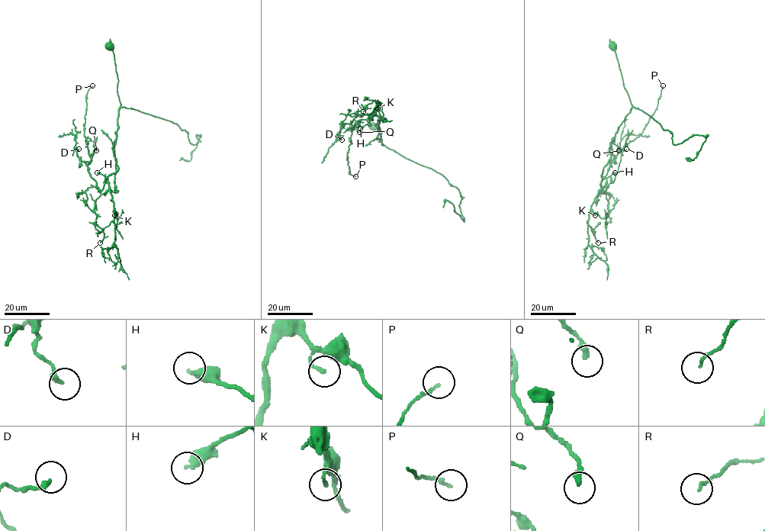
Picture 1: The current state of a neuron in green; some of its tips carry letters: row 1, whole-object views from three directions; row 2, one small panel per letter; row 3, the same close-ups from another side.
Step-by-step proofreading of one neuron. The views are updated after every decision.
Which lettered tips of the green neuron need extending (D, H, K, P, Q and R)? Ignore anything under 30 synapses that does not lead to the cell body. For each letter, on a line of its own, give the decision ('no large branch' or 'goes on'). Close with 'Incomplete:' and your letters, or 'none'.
D: no large branch
H: goes on
K: no large branch
P: no large branch
Q: no large branch
R: no large branch
Incomplete: H

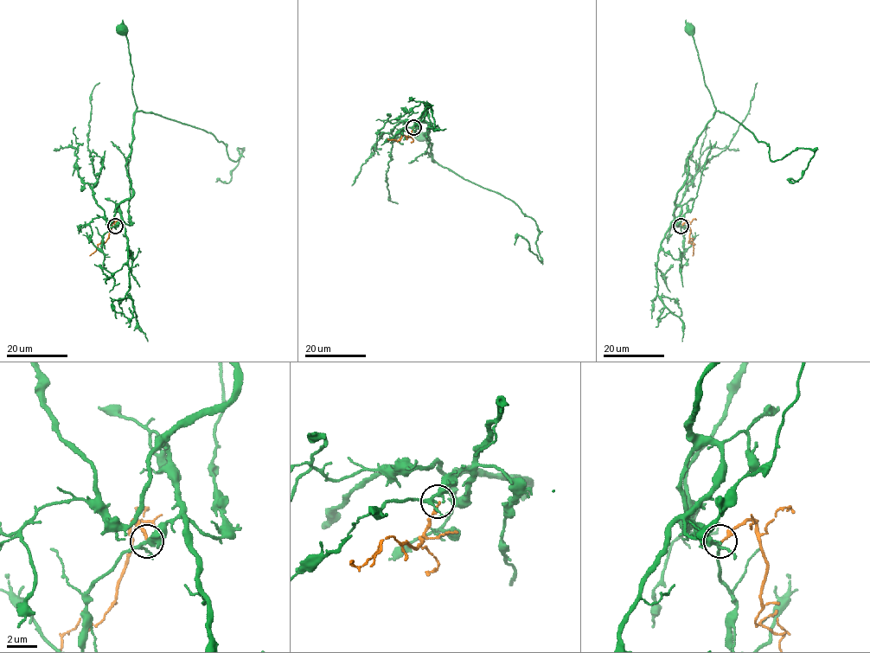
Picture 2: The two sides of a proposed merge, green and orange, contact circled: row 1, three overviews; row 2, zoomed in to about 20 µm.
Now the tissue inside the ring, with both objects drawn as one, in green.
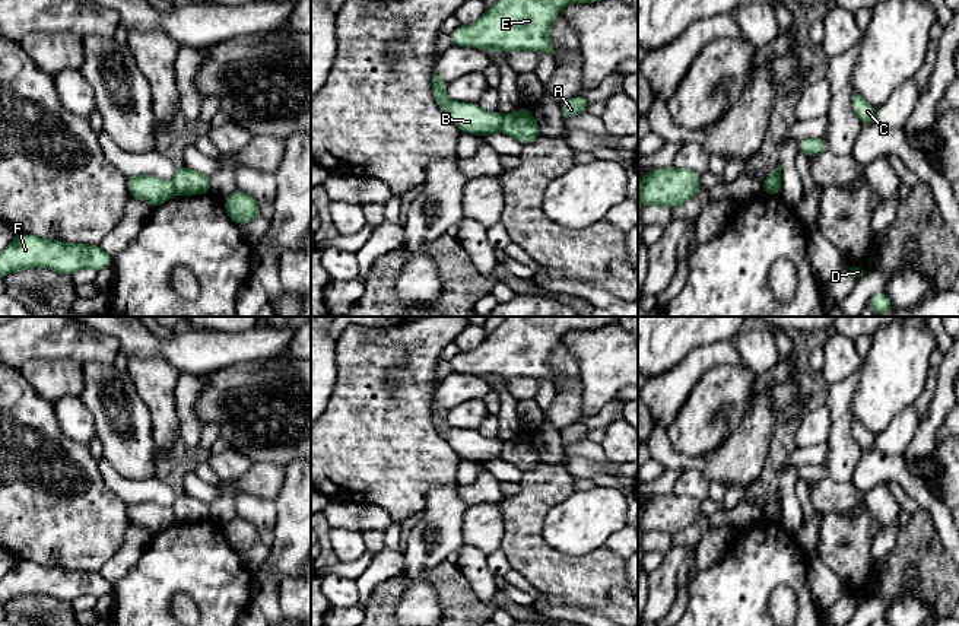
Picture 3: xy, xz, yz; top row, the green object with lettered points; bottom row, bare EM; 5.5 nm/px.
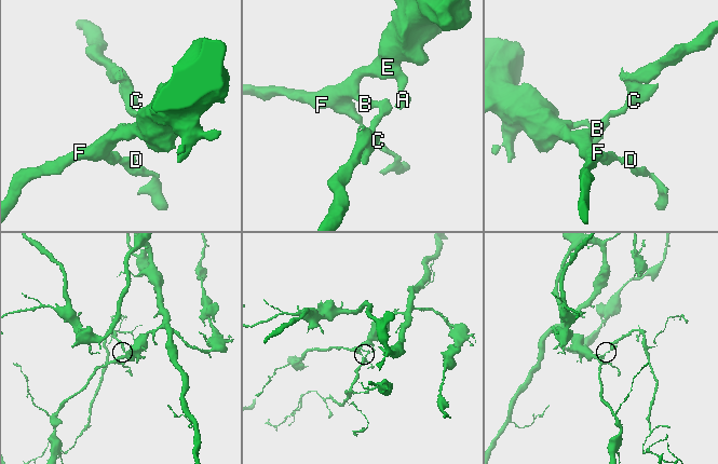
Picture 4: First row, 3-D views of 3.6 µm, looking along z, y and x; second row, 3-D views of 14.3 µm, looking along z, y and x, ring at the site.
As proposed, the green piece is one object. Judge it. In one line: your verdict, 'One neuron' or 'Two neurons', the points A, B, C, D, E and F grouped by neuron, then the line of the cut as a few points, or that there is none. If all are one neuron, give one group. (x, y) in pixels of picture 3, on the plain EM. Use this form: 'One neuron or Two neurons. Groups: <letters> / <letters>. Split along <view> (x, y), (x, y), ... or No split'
Two neurons. Groups: A B D E F / C. Split along xz (504, 442), (498, 457)

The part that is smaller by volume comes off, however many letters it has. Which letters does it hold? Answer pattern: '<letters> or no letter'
C

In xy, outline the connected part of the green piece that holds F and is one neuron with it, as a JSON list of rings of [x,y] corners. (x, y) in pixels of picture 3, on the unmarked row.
[[[18,560],[0,578],[0,603],[32,594],[45,594],[72,603],[82,595],[99,598],[112,594],[112,585],[99,572],[61,569],[35,562]]]

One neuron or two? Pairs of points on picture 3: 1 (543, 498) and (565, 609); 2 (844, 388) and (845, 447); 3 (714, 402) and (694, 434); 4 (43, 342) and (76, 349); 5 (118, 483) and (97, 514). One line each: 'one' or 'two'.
1: two
2: one
3: one
4: one
5: two

